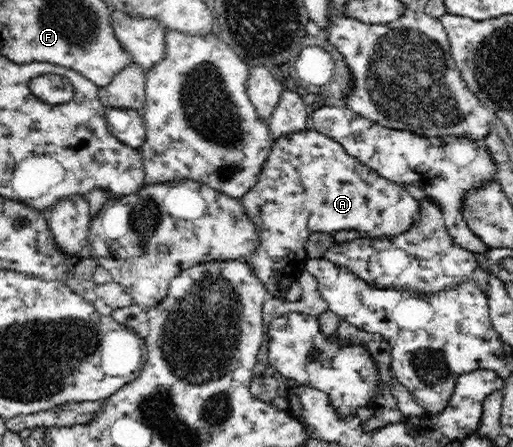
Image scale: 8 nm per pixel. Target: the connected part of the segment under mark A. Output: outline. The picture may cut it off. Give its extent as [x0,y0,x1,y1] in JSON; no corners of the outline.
[238,128,421,299]

